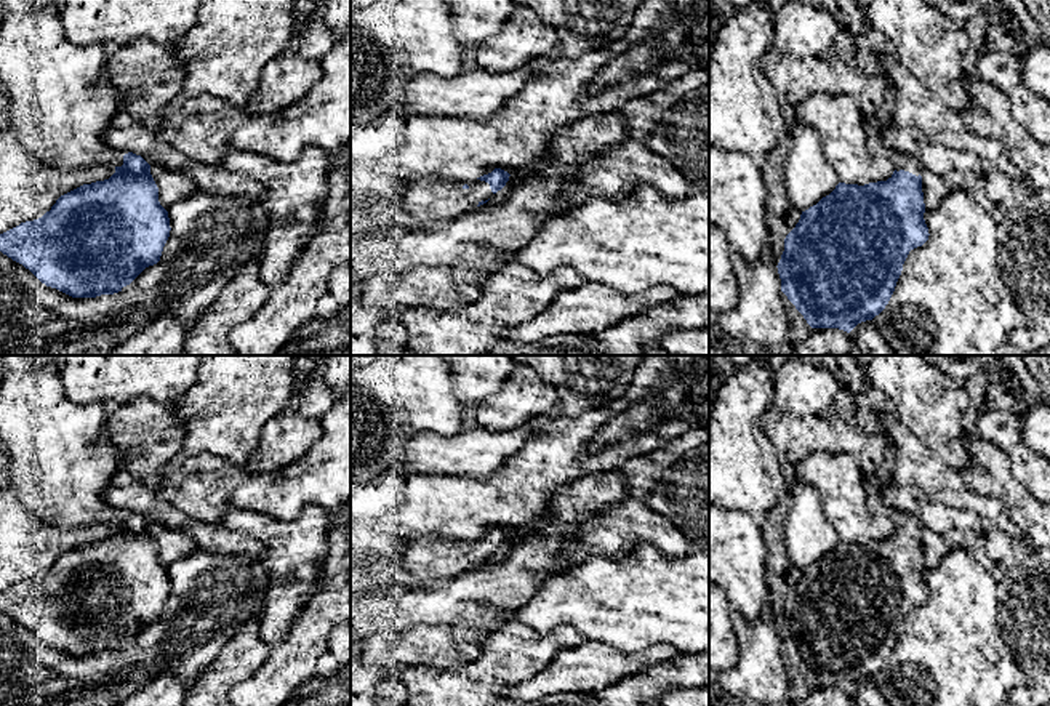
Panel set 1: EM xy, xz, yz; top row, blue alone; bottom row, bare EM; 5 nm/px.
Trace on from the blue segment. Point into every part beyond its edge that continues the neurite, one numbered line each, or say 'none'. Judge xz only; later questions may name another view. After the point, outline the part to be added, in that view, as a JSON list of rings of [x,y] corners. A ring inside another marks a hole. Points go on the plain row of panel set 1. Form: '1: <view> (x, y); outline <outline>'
1: xz (428, 557); outline [[[424,535],[397,548],[397,556],[407,573],[424,583],[461,575],[495,552],[480,538],[466,541]]]

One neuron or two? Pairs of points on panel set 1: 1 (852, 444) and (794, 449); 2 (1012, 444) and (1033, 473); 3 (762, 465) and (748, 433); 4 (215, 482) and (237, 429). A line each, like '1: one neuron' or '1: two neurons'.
1: one neuron
2: one neuron
3: one neuron
4: two neurons

